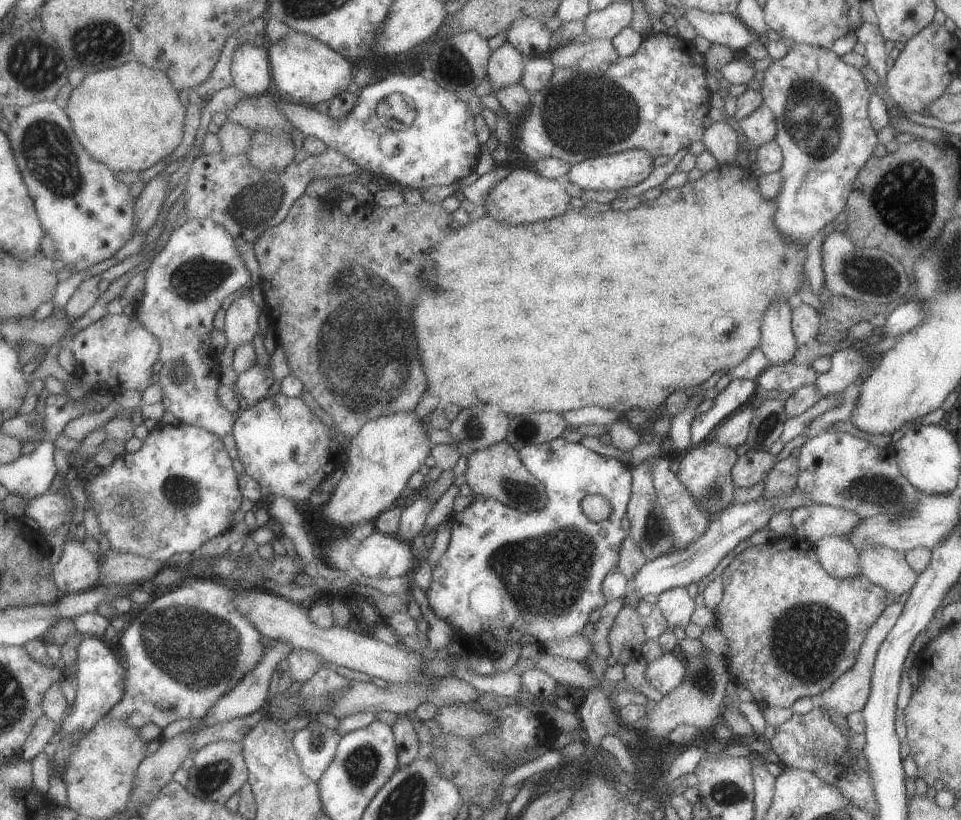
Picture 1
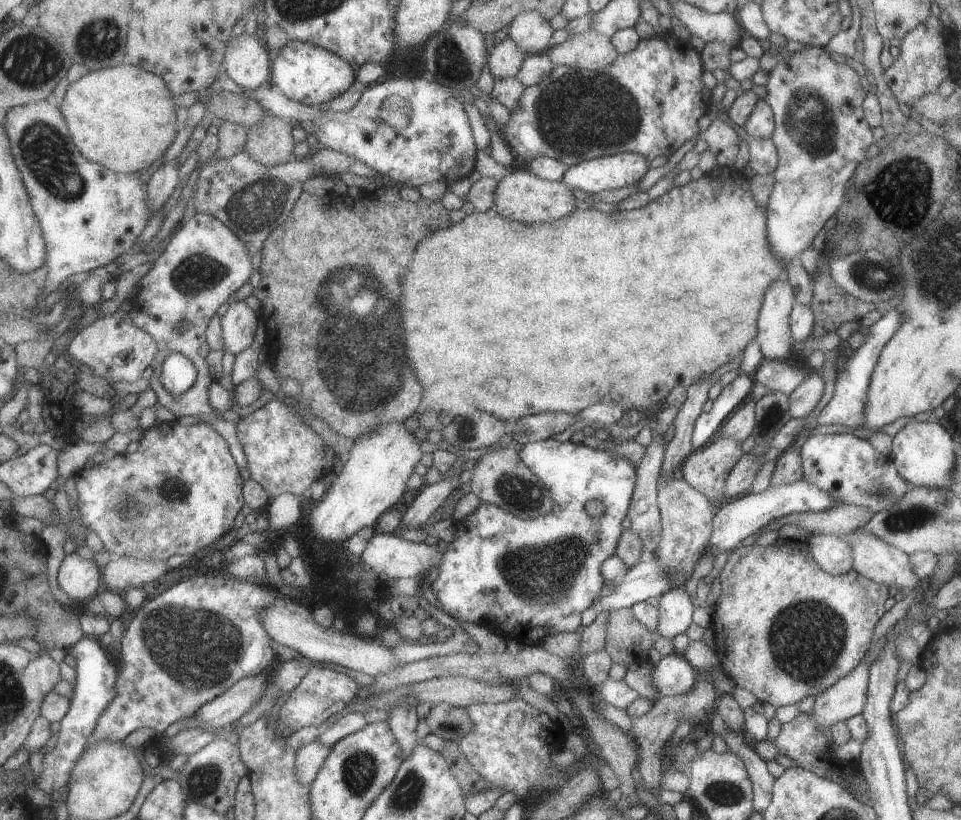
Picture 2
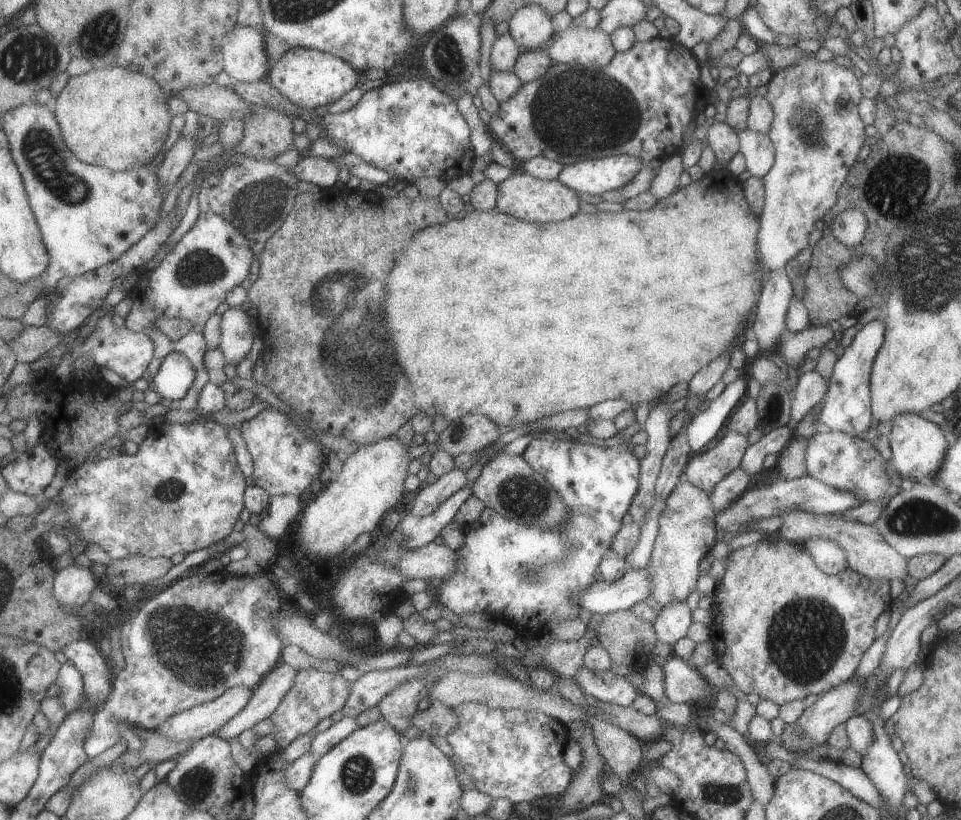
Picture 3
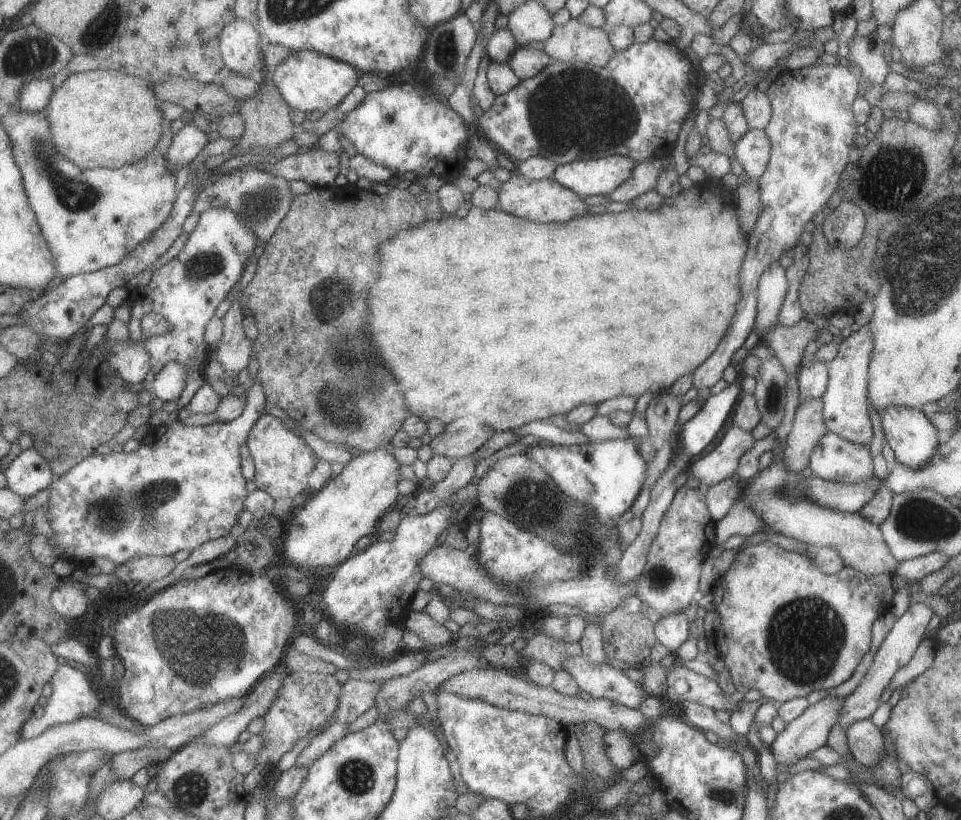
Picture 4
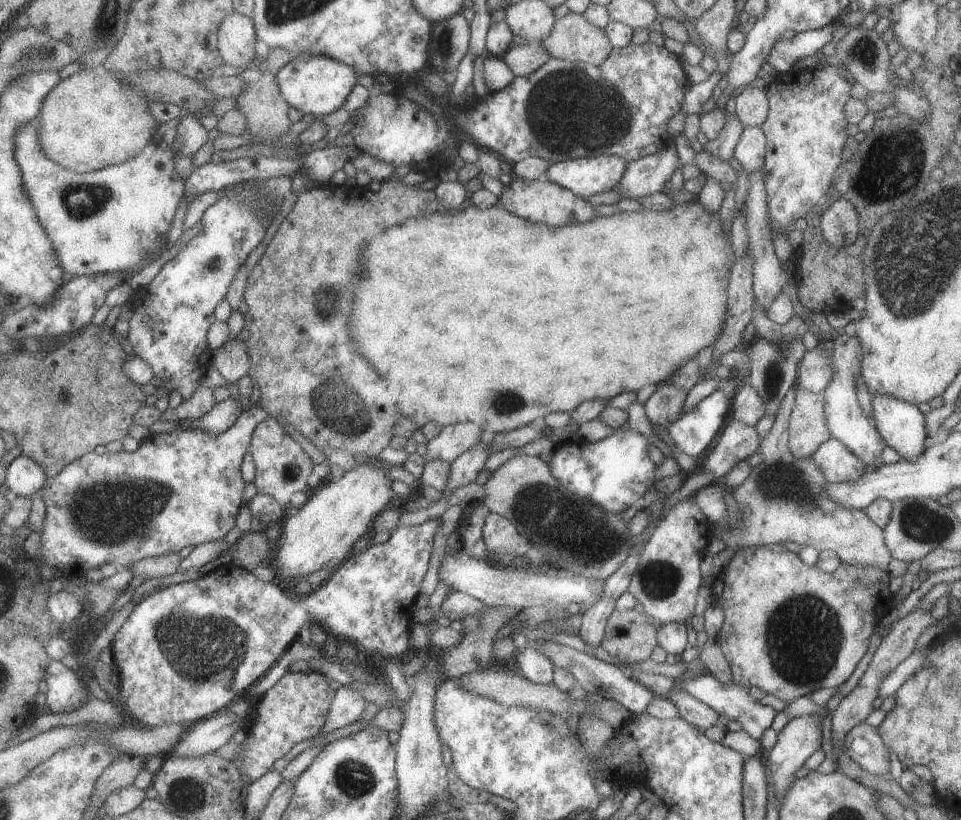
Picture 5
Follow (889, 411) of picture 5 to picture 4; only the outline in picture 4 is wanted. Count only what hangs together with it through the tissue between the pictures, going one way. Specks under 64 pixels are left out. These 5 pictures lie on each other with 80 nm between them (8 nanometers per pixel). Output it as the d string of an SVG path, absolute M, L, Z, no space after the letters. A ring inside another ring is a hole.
M885 406L878 412L883 429L884 442L888 444L897 464L909 468L921 468L929 456L933 456L937 448L937 429L919 409L905 406Z

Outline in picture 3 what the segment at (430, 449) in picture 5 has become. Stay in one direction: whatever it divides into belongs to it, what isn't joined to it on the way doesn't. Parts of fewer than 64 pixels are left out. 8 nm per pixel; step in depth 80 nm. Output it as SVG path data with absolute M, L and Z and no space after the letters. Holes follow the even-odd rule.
M469 414L449 422L438 434L435 444L439 450L457 458L463 453L471 455L489 447L501 432L502 429L489 417Z

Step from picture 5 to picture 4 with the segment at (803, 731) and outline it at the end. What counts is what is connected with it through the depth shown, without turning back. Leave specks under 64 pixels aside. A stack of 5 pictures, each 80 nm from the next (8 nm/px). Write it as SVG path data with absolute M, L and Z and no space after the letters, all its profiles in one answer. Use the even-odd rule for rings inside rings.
M827 696L827 698L807 706L805 712L798 718L786 723L785 728L780 734L776 734L775 740L768 747L773 760L775 760L775 766L781 764L781 766L786 767L787 765L795 764L795 762L805 758L809 753L823 747L829 735L829 728L837 723L839 710L841 710L841 698Z

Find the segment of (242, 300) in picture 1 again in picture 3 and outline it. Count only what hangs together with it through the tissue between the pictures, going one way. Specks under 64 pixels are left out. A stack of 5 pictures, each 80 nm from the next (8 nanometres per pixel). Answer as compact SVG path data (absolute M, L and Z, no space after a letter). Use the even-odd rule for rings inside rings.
M241 306L231 307L222 315L220 350L225 362L239 364L251 348L254 332L251 330L249 313Z

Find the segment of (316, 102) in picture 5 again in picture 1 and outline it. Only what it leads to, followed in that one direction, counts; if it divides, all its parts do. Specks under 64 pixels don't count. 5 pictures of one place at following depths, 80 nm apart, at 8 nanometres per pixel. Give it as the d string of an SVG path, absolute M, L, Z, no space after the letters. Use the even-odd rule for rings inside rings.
M290 32L284 39L269 44L269 63L272 64L272 78L275 88L287 94L293 102L314 107L315 104L330 101L344 92L352 82L354 63L339 56L335 50L323 42L307 36Z

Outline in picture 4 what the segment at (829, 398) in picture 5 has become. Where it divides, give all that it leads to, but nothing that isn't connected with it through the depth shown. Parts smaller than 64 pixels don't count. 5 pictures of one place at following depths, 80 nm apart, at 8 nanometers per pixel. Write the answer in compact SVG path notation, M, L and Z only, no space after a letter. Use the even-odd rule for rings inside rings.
M865 325L844 340L837 340L837 354L833 360L827 362L828 382L822 395L822 418L827 431L857 446L869 446L872 438L871 422L867 412L867 368L871 340L873 338L869 336L869 328Z

